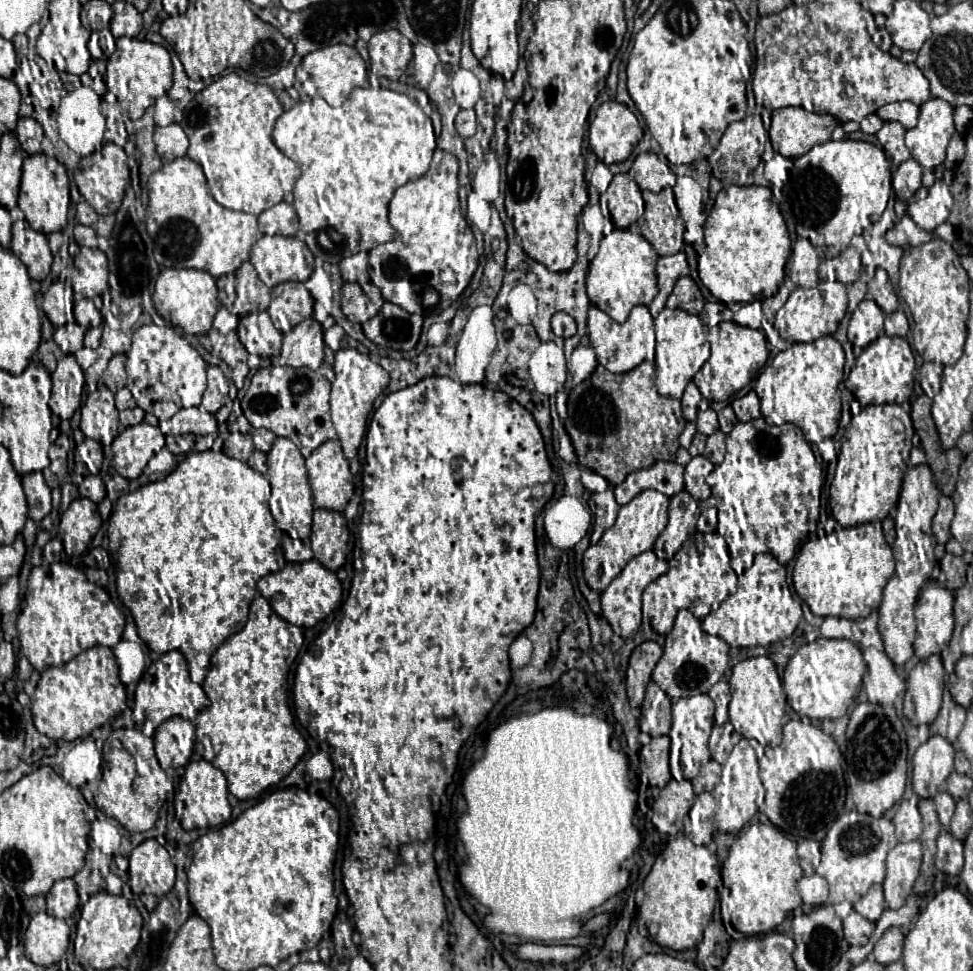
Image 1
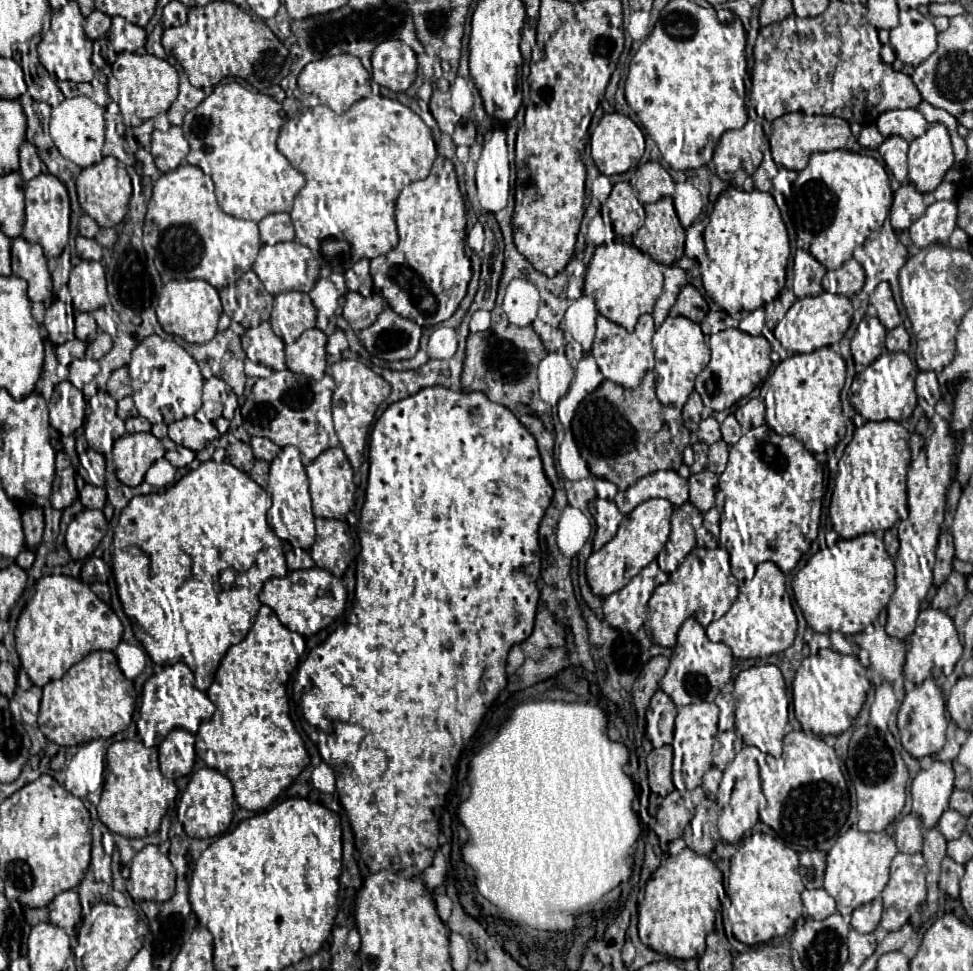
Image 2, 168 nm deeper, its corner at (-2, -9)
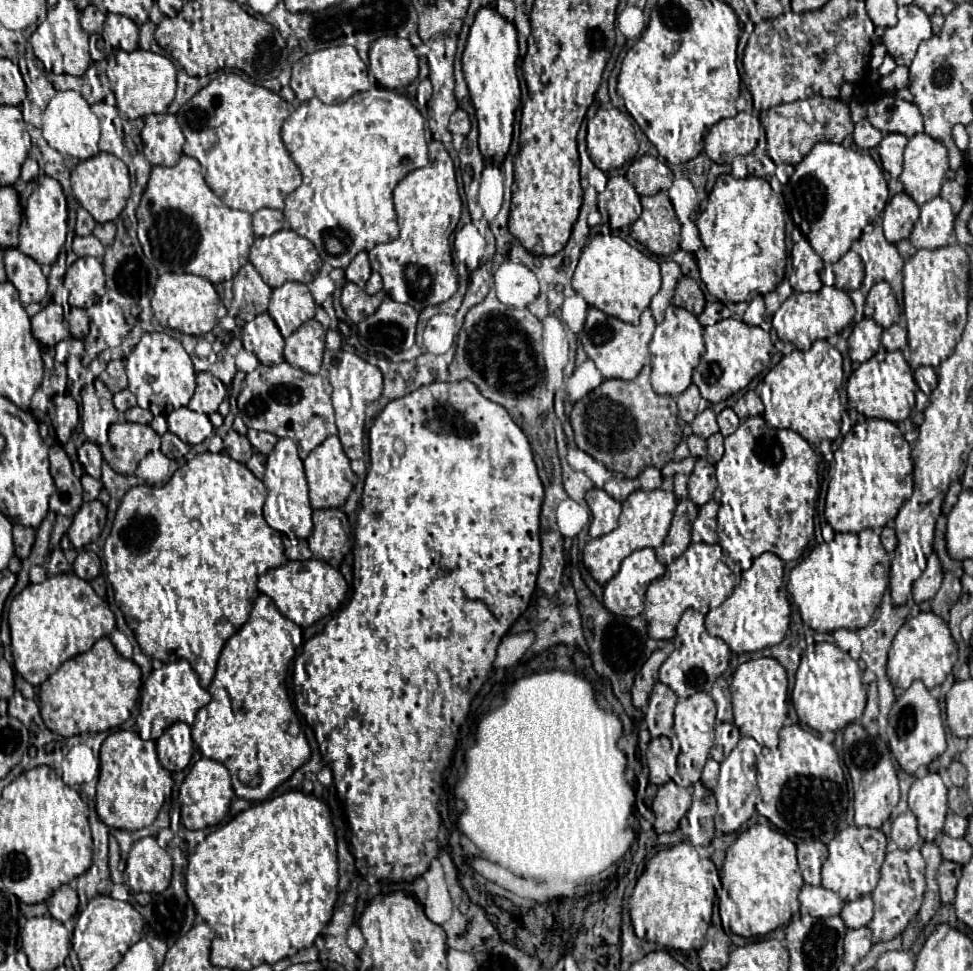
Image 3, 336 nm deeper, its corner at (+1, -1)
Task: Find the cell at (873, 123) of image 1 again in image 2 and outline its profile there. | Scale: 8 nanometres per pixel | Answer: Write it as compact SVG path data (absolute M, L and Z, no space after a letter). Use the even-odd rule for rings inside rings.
M874 124L864 126L862 132L860 132L860 136L858 136L858 144L864 146L864 148L870 148L870 150L878 148L882 142L884 142L884 136L878 132L878 128Z

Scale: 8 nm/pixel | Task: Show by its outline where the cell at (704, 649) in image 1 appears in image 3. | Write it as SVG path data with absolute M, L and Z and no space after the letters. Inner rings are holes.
M685 610L679 624L677 624L677 636L675 636L675 650L669 654L669 658L663 662L659 670L659 680L667 684L679 698L689 698L697 692L711 692L713 682L727 670L729 666L729 646L715 636L709 636L703 624L703 614L697 610Z

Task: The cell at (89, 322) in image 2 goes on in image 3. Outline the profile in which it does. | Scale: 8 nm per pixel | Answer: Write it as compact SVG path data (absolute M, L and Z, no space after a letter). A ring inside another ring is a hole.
M71 308L69 312L69 328L73 338L85 338L89 334L89 316L83 308Z

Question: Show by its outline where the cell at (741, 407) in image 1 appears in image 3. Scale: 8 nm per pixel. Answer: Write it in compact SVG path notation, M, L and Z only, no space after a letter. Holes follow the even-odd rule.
M749 390L745 394L745 402L747 402L747 410L749 410L749 416L763 416L763 402L759 398L757 392Z

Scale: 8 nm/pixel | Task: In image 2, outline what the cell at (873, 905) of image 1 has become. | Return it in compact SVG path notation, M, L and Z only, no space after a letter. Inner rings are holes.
M876 898L852 912L850 926L862 934L868 934L876 930L876 926L880 924L880 916L882 916L882 898Z

